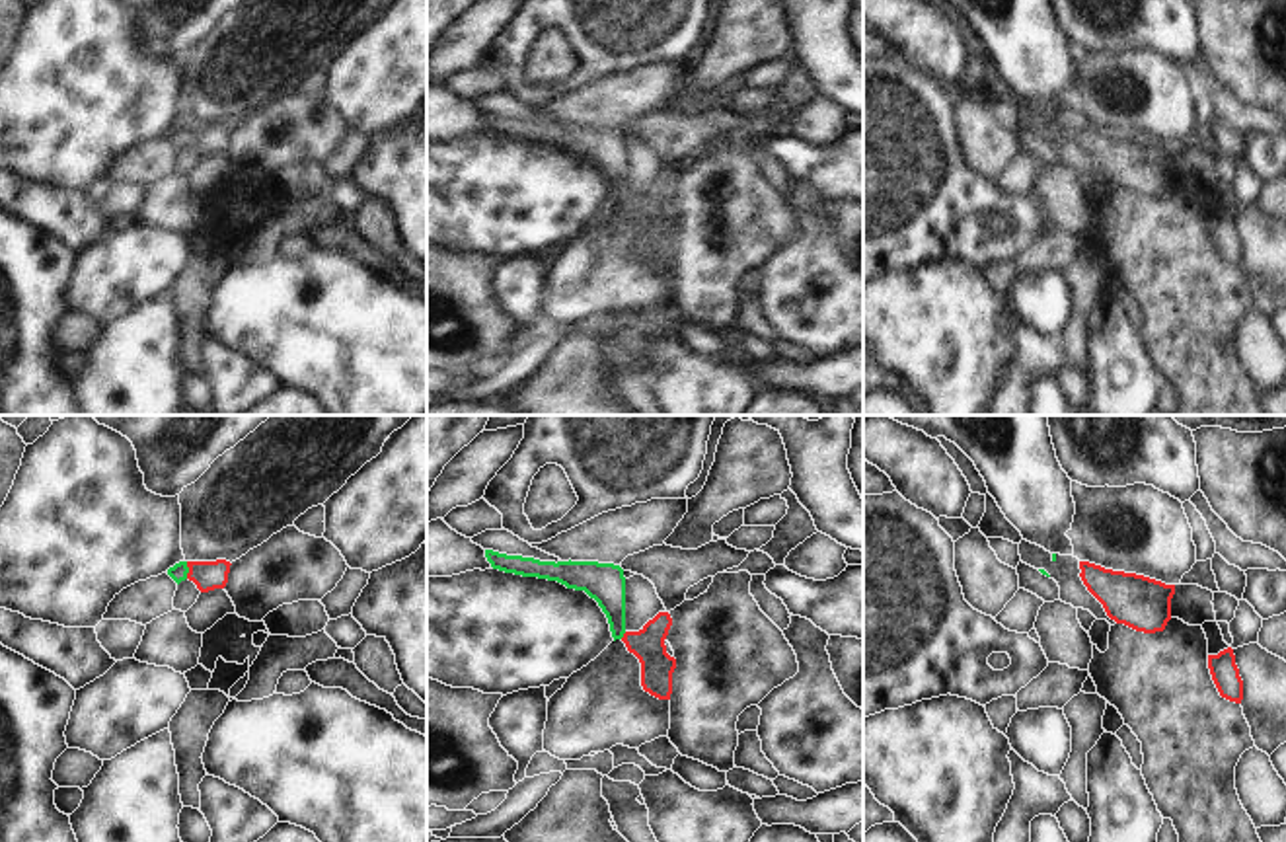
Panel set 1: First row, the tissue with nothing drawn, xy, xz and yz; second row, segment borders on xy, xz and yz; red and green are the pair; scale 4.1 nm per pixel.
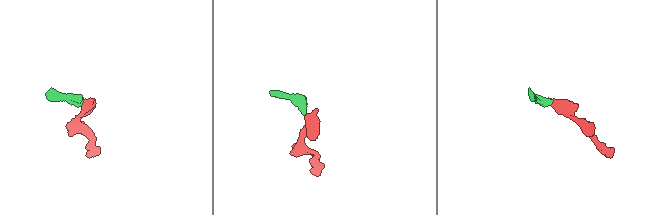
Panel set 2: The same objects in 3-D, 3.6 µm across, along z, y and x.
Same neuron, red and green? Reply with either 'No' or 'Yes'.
Yes.

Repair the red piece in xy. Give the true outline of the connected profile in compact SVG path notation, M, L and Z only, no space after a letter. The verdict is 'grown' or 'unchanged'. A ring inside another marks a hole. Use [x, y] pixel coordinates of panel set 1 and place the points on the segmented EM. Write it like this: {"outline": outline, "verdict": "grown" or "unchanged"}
{"outline": "M179 561L168 569L168 575L179 585L189 579L201 593L224 589L228 583L230 561Z", "verdict": "grown"}

